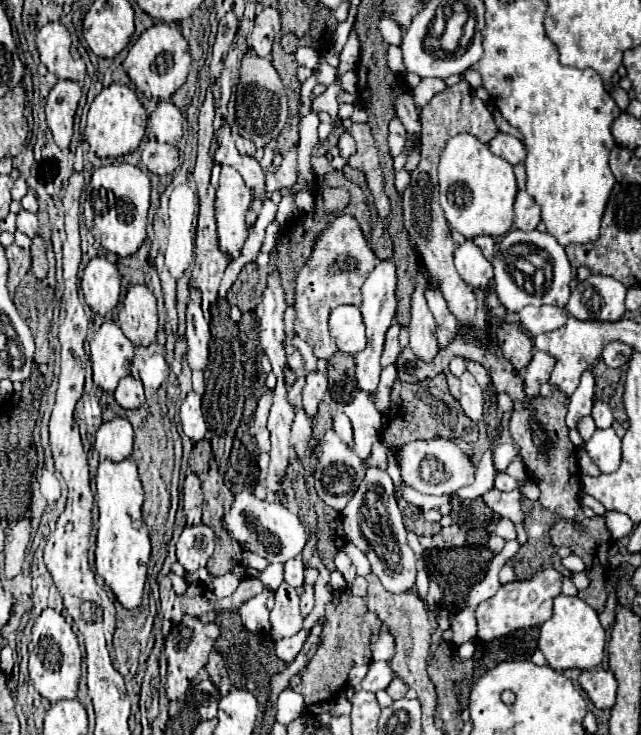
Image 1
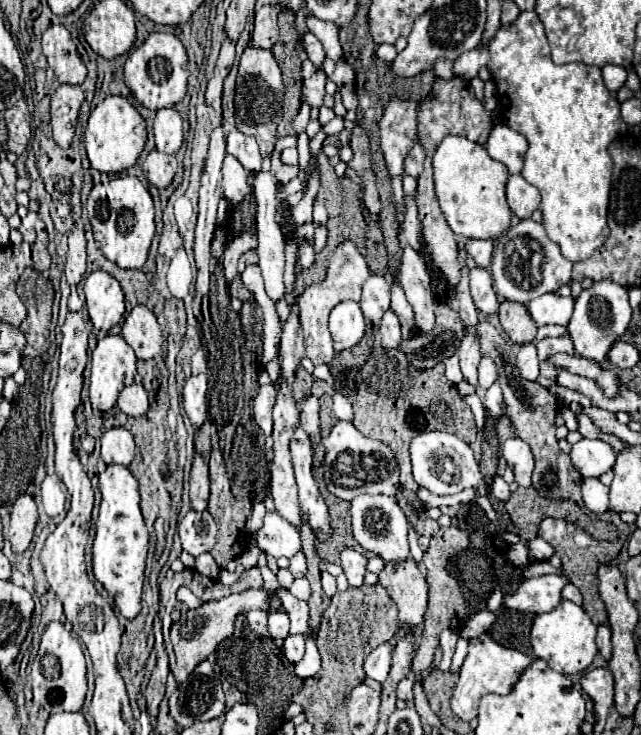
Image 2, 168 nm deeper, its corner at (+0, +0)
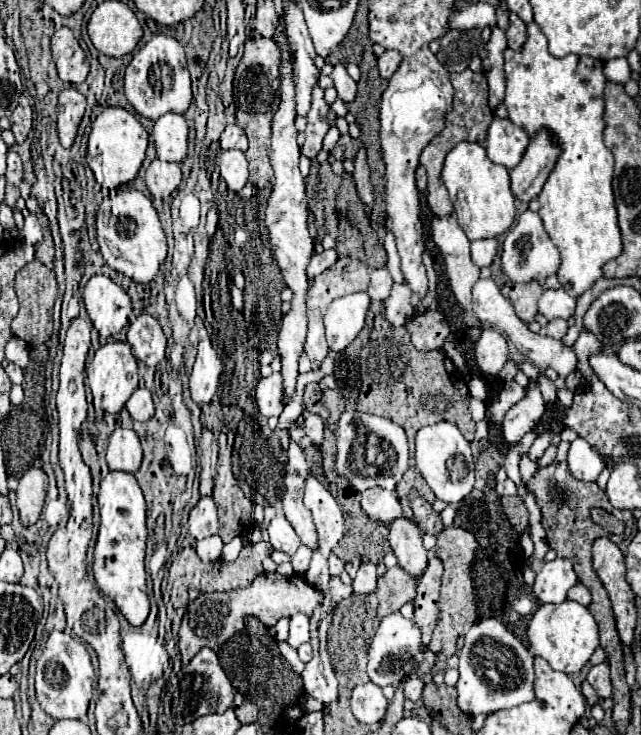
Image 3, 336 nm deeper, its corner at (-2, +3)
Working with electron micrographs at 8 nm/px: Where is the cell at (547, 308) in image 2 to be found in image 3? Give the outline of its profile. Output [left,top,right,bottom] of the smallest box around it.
[539,289,575,321]

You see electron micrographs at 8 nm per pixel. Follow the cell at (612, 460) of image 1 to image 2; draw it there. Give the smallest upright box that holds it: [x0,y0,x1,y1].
[571,438,617,478]

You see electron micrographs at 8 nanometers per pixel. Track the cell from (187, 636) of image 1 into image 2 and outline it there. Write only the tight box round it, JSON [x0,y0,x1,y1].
[171,588,285,682]

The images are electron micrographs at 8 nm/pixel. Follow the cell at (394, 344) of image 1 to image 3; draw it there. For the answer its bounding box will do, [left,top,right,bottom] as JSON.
[385,283,413,327]

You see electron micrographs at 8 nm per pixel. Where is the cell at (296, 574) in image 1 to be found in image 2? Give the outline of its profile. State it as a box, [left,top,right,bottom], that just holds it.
[289,552,307,578]

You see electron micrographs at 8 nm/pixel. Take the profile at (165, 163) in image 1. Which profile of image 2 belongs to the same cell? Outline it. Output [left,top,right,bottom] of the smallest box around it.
[143,150,177,188]

